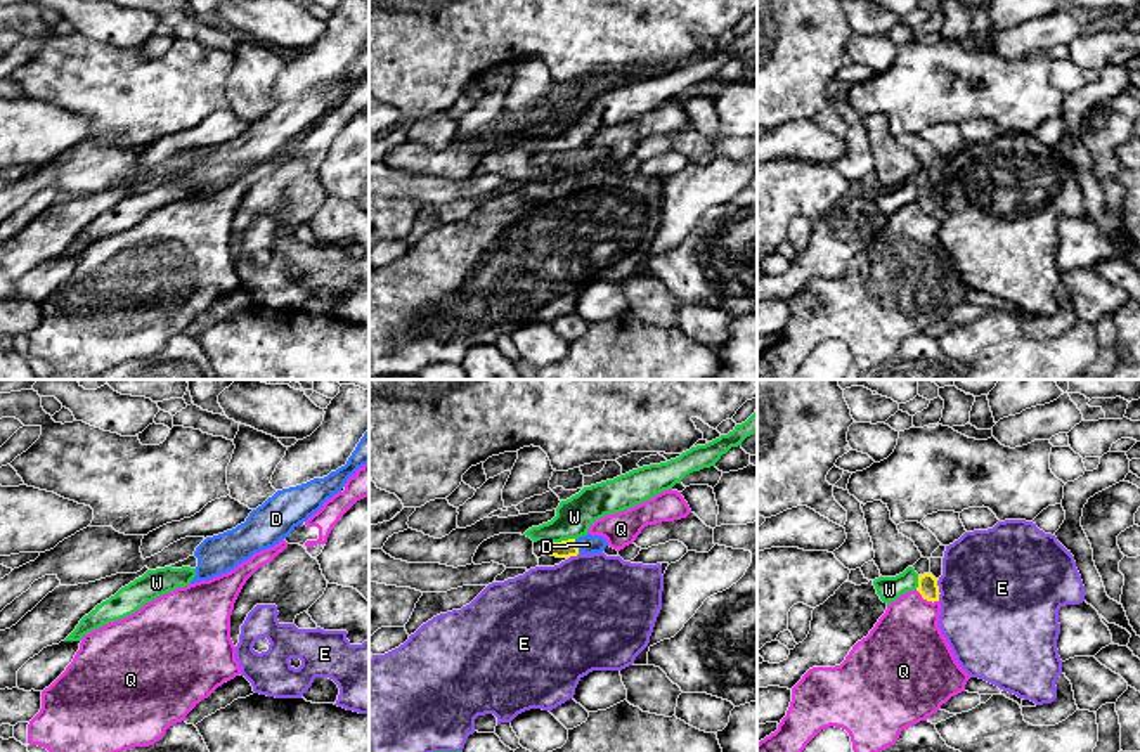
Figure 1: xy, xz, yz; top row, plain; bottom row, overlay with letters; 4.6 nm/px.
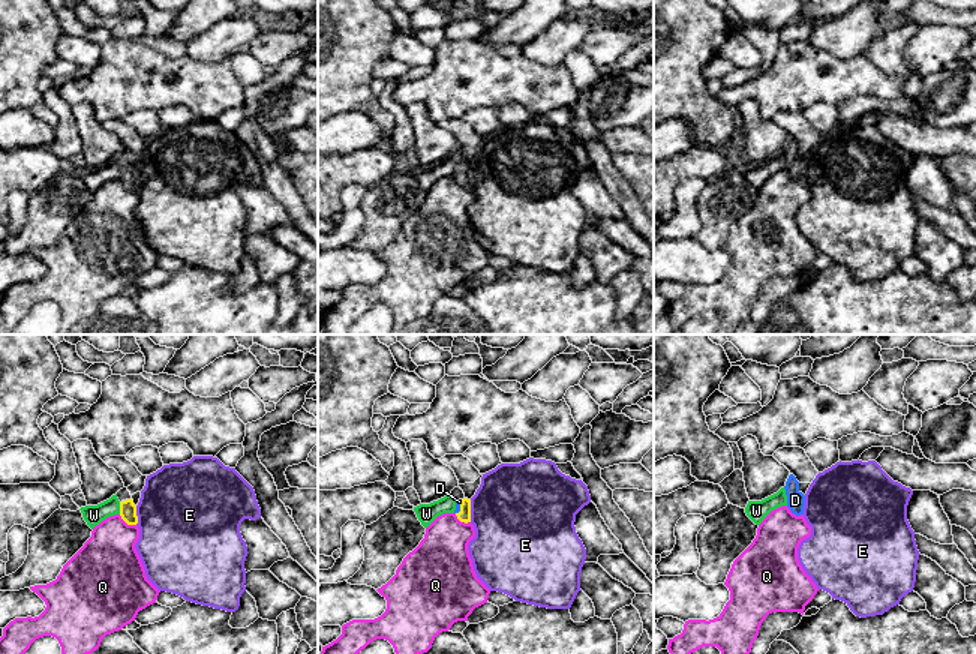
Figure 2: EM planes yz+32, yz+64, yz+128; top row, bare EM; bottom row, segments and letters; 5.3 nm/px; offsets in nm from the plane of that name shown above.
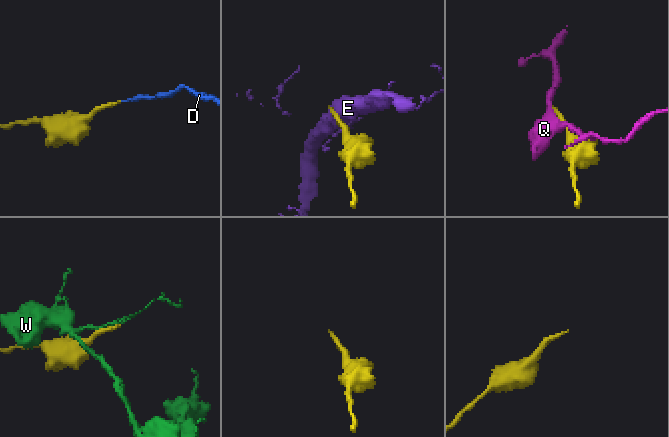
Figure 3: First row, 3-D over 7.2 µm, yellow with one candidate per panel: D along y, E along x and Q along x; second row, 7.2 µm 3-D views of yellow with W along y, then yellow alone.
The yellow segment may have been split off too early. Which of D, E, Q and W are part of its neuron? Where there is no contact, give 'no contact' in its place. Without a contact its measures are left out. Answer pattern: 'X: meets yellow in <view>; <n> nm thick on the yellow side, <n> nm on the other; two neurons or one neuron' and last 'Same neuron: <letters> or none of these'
D: meets yellow in xz; 80 nm thick on the yellow side, 90 nm on the other; one neuron
E: meets yellow in yz; 100 nm thick on the yellow side, 480 nm on the other; two neurons
Q: meets yellow in yz; 100 nm thick on the yellow side, 360 nm on the other; two neurons
W: meets yellow in xz; 80 nm thick on the yellow side, 170 nm on the other; two neurons
Same neuron: D

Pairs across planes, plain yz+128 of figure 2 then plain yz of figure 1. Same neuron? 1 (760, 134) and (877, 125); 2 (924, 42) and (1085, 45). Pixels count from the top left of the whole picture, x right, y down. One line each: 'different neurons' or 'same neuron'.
1: same neuron
2: same neuron

